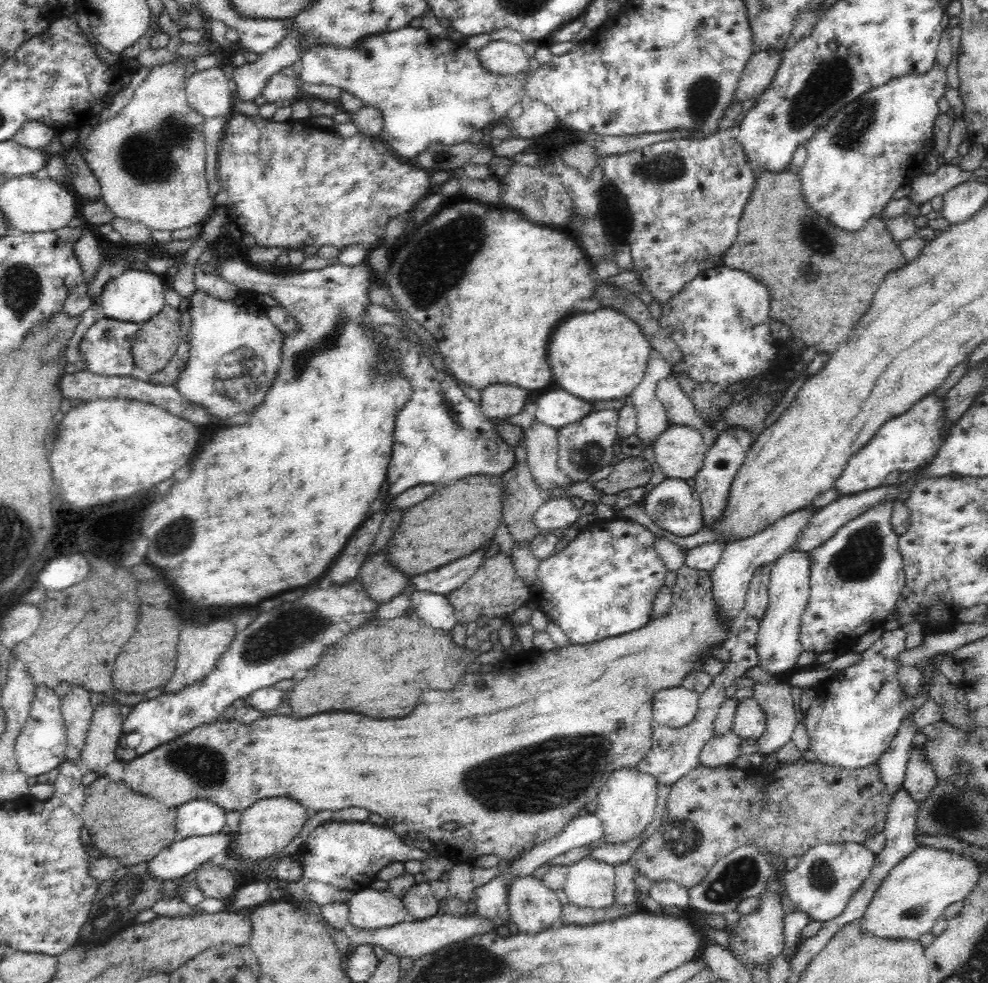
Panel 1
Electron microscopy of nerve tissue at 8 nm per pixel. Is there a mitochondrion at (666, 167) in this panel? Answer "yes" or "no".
yes

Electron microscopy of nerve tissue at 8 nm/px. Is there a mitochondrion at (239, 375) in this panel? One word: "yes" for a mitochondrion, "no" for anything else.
yes

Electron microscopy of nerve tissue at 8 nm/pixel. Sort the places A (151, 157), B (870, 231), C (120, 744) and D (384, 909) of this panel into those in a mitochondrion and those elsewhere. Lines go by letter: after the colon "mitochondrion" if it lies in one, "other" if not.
A: mitochondrion
B: other
C: other
D: other

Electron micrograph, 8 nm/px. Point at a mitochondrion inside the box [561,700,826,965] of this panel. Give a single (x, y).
(741, 874)

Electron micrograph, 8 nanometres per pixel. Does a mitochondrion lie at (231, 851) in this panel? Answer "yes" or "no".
no

